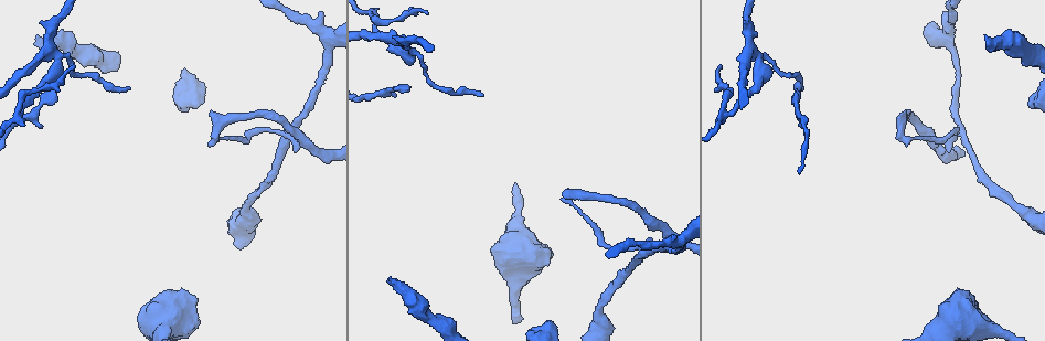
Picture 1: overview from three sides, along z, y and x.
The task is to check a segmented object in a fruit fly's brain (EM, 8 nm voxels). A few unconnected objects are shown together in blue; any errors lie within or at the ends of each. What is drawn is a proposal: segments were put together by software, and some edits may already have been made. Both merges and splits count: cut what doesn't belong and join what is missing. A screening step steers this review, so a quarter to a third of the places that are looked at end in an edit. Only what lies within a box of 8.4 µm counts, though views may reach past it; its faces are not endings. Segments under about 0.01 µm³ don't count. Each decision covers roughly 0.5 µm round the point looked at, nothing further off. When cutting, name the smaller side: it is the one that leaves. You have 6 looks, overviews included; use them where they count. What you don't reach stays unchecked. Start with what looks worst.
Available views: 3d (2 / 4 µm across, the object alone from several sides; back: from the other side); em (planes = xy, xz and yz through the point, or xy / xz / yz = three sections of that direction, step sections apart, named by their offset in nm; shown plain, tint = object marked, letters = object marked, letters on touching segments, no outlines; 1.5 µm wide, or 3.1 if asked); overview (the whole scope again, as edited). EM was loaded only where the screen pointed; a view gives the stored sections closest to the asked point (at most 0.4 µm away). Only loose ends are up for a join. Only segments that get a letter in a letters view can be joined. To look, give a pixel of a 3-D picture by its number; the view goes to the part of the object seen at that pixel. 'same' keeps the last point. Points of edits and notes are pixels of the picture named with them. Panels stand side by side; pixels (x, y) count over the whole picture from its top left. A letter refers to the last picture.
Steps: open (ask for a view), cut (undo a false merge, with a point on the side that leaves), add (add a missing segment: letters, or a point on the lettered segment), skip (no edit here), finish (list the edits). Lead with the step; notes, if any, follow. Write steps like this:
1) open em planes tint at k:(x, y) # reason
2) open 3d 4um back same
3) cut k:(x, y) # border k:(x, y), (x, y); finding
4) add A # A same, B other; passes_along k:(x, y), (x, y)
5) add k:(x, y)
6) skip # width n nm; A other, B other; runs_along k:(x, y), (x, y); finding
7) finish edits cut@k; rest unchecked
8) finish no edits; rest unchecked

open em xz step 4 tint at 1:(285, 135) # three-way junction

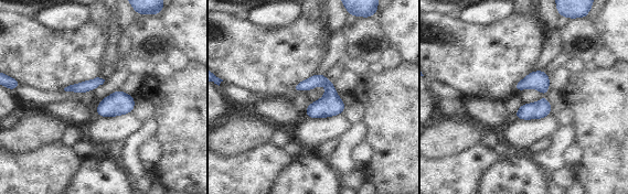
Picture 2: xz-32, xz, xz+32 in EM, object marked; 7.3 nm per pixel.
open em planes letters same # another direction

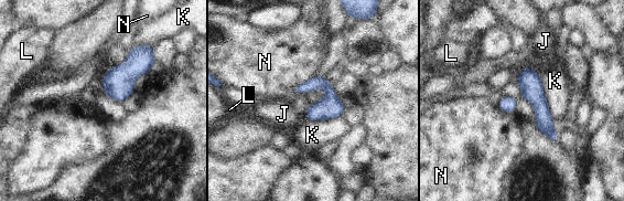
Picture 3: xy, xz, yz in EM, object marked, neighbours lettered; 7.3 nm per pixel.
skip # longest_contact K 320 nm; J other, K other, L other, N other; runs_along 3:(526, 70), (544, 124), (555, 139); continuous, no second cell

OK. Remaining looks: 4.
open 3d 2um at 1:(552, 323) # long arm stops here

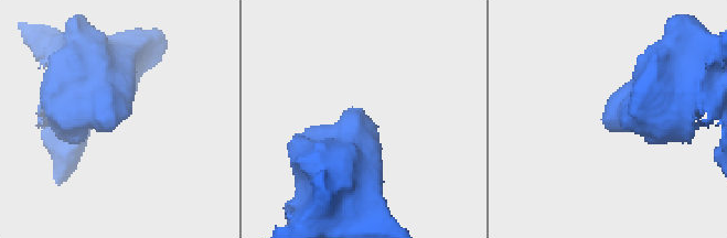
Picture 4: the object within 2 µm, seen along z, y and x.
open em planes letters at 4:(116, 124) # need the tissue

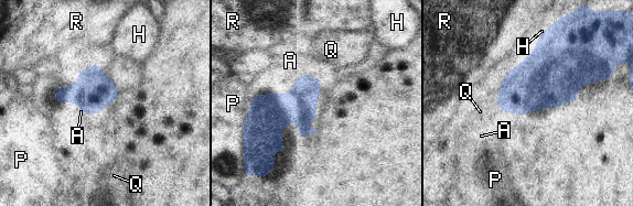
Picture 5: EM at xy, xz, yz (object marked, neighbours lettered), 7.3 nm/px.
add A # A same, H other, P other, Q other, R other; passes_along 5:(276, 110), (296, 83), (290, 61); it goes on there

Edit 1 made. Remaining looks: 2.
finish edits add@5; rest unchecked

